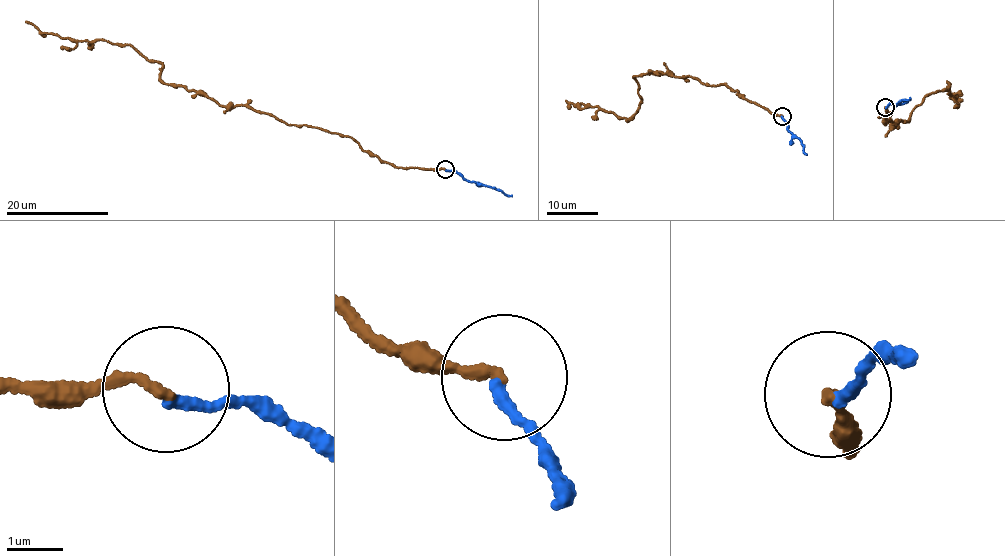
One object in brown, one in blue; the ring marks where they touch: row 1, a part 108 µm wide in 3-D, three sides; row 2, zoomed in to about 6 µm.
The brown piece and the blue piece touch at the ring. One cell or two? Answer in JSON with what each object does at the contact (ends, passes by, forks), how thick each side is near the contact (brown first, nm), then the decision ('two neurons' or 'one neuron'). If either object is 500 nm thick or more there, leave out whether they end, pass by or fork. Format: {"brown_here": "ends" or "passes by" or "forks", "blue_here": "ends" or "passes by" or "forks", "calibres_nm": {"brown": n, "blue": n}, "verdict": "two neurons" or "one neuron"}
{"brown_here": "ends", "blue_here": "ends", "calibres_nm": {"brown": 180, "blue": 190}, "verdict": "one neuron"}

